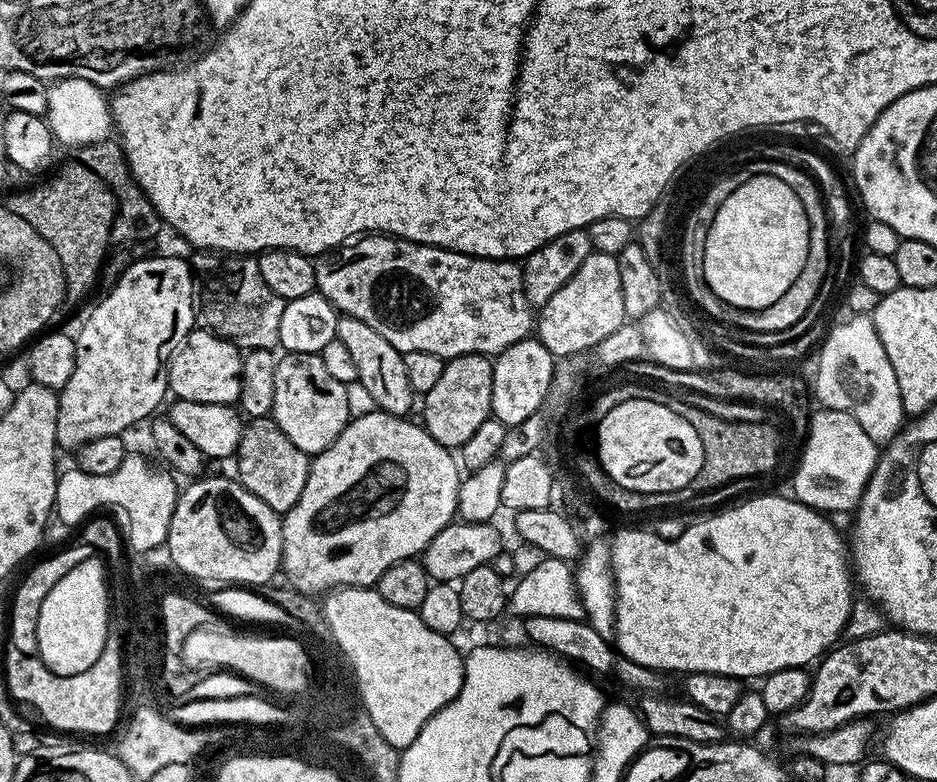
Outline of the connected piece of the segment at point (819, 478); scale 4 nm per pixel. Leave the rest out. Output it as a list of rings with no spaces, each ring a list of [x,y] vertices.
[[[821,407],[813,411],[806,431],[808,441],[804,444],[800,465],[792,476],[791,495],[825,514],[855,509],[872,476],[878,459],[878,446],[854,417],[833,408]]]

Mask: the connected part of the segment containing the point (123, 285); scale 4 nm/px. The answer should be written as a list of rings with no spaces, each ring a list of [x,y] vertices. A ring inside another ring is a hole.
[[[152,256],[149,260],[136,260],[120,277],[116,280],[116,285],[109,290],[108,296],[104,296],[96,304],[96,309],[84,320],[84,325],[80,328],[80,333],[75,333],[76,342],[76,365],[74,374],[70,374],[70,382],[59,389],[58,395],[58,438],[57,445],[61,449],[72,448],[78,450],[82,445],[89,444],[94,438],[106,438],[107,436],[121,435],[127,428],[134,428],[135,423],[151,417],[157,411],[156,407],[160,403],[165,403],[164,395],[169,395],[168,386],[168,365],[172,362],[172,357],[180,351],[184,340],[194,331],[194,325],[198,320],[198,308],[194,303],[194,273],[187,259],[179,260],[176,256]]]

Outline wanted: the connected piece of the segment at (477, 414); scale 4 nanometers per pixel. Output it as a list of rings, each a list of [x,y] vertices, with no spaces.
[[[473,352],[455,356],[445,363],[442,378],[438,378],[436,385],[423,393],[423,427],[443,448],[460,449],[463,444],[470,442],[474,430],[478,430],[478,426],[482,426],[482,422],[492,416],[492,366],[493,361],[489,357]]]

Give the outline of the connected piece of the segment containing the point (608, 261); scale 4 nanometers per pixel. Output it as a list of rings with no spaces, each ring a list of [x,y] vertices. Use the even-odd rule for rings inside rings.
[[[594,250],[584,259],[582,266],[574,270],[562,290],[558,290],[558,294],[554,294],[546,306],[538,309],[534,332],[542,346],[550,350],[552,357],[559,358],[591,353],[596,344],[625,323],[622,281],[616,257]]]

